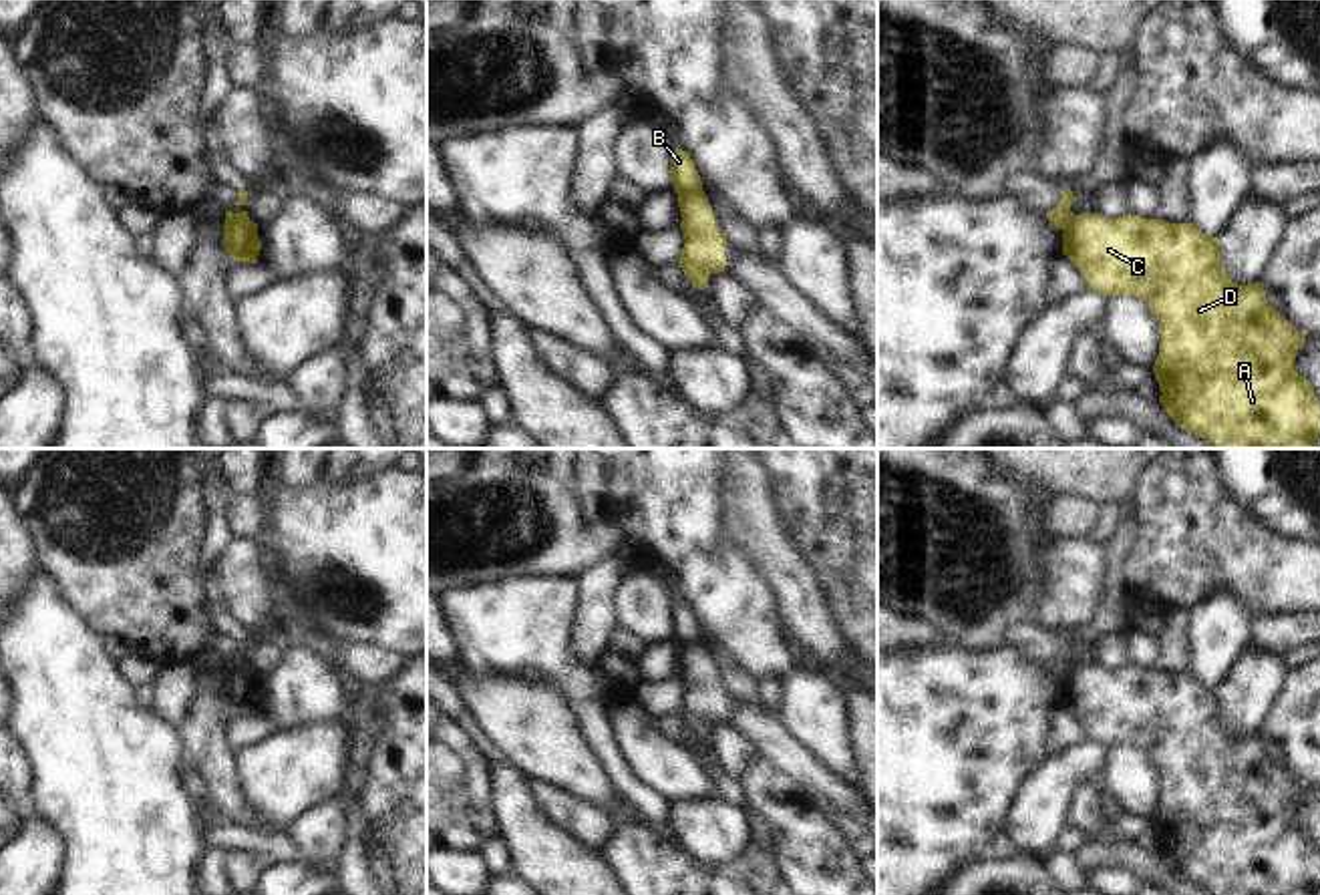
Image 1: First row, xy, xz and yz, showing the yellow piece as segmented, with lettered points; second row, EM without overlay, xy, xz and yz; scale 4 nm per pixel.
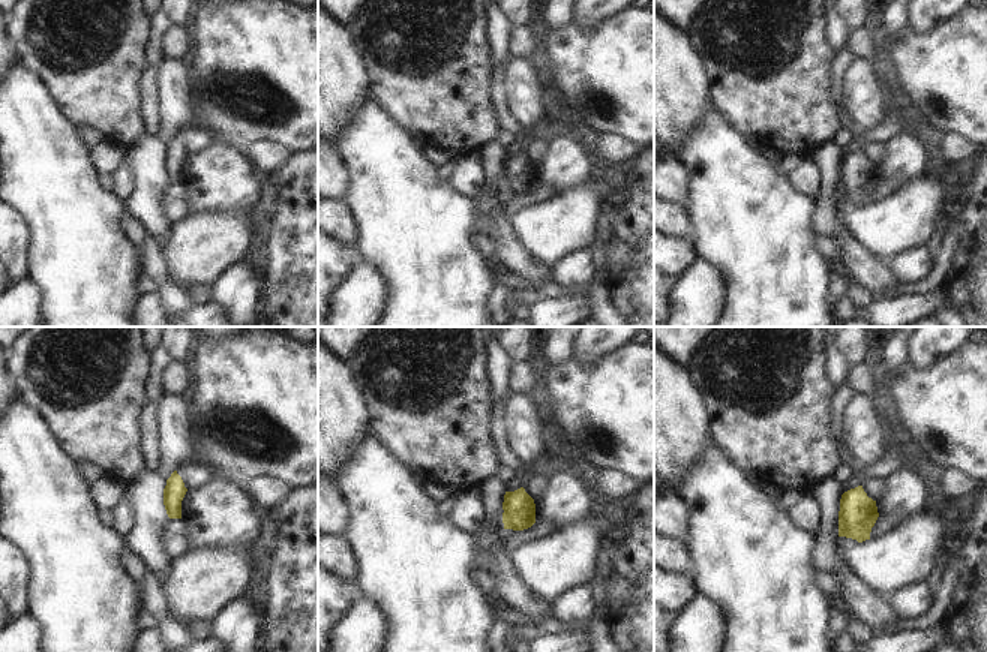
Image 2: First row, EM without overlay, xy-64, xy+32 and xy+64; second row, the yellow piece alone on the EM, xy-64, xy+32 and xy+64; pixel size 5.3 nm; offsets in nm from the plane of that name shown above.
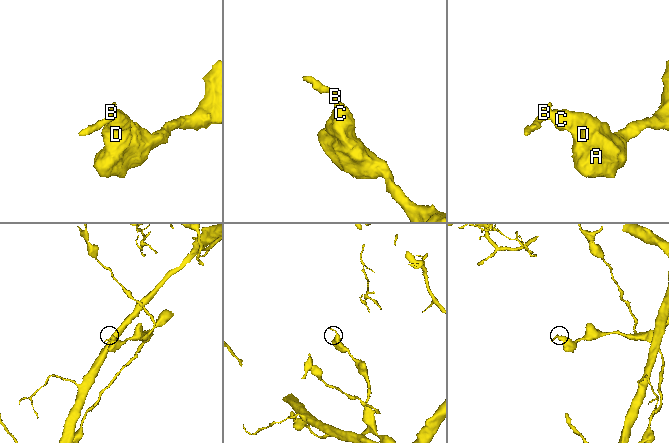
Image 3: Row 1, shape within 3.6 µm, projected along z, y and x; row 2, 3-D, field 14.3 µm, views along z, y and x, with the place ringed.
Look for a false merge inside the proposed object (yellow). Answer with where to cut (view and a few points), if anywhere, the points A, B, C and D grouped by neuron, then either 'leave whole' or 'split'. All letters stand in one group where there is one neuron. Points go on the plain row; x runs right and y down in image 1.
cut xy (248, 668), (226, 674); groups A C D / B; split

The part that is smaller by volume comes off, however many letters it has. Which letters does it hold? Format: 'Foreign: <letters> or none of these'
Foreign: B

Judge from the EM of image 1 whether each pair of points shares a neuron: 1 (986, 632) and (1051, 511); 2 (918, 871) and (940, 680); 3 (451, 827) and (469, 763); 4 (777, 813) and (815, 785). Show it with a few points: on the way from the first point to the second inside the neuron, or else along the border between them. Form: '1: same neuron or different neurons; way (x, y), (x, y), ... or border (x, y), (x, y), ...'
1: different neurons; border (1049, 497), (1037, 507), (1033, 523), (1051, 540)
2: same neuron; way (918, 823), (918, 757), (942, 729)
3: same neuron; way (467, 811), (475, 803), (475, 779)
4: different neurons; border (767, 763), (809, 797)

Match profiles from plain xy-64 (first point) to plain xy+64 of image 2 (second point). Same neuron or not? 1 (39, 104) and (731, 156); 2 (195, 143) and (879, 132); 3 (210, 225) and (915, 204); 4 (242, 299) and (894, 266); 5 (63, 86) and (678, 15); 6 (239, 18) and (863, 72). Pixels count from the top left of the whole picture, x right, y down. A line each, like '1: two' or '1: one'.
1: one
2: two
3: one
4: one
5: two
6: two

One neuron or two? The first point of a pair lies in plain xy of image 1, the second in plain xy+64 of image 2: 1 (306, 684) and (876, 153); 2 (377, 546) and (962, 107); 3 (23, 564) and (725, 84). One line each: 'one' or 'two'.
1: two
2: one
3: two

